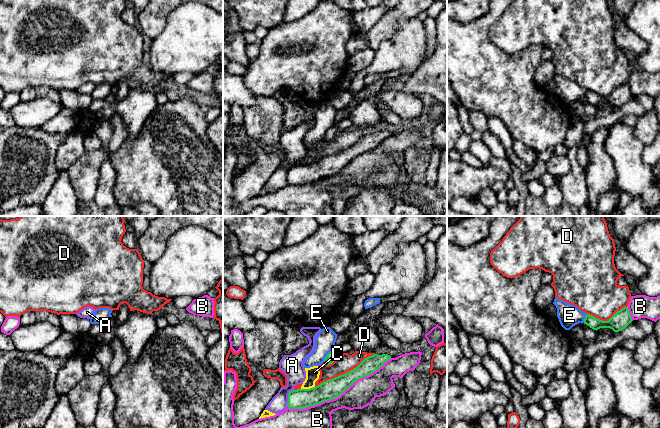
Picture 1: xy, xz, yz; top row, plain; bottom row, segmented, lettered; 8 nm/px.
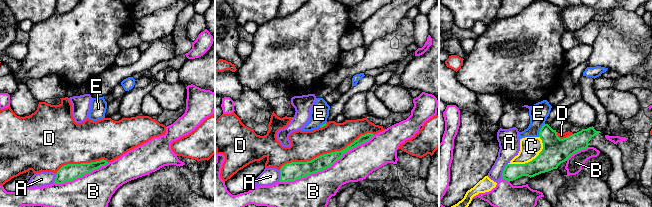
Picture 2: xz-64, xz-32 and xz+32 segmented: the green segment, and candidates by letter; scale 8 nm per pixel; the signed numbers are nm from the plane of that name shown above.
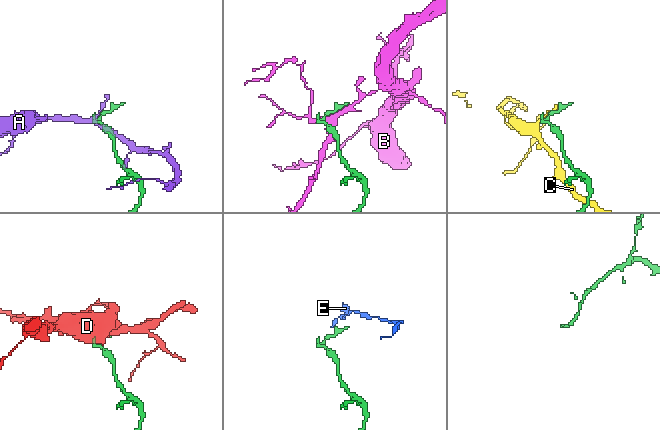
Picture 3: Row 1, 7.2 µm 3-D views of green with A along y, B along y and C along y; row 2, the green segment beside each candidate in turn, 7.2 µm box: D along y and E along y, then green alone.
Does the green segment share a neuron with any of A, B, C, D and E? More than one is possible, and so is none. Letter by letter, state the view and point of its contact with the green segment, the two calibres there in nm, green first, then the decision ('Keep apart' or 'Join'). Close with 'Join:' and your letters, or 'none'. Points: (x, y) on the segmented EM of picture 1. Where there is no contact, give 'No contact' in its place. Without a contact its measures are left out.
A: Touches green at xz (288, 398). Thickness 160 nm (green) against 160 nm. Keep apart
B: Touches green at xz (339, 395). Thickness 160 nm (green) against 220 nm. Keep apart
C: Touches green at xz (307, 389). Thickness 160 nm (green) against 110 nm. Keep apart
D: Touches green at xz (345, 373). Thickness 160 nm (green) against 150 nm. Keep apart
E: Touches green at xz (327, 355). Thickness 80 nm (green) against 160 nm. Keep apart
Join: none

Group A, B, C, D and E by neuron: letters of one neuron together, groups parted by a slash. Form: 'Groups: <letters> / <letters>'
Groups: A / B / C E / D

